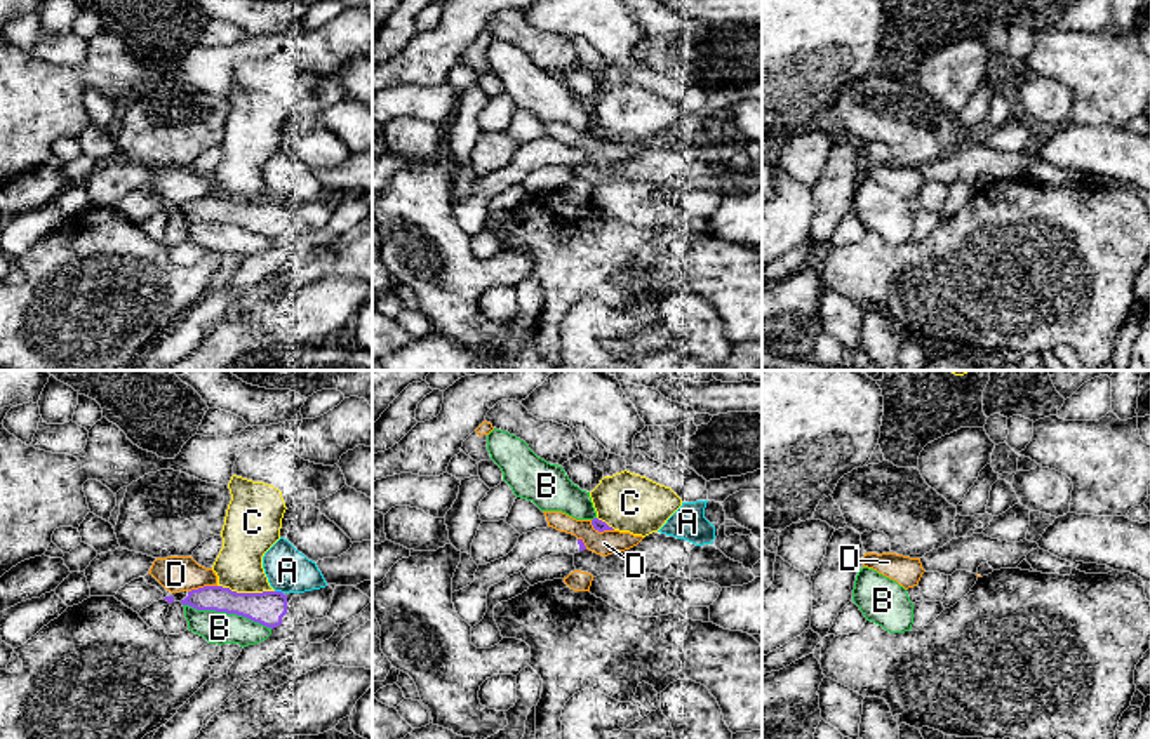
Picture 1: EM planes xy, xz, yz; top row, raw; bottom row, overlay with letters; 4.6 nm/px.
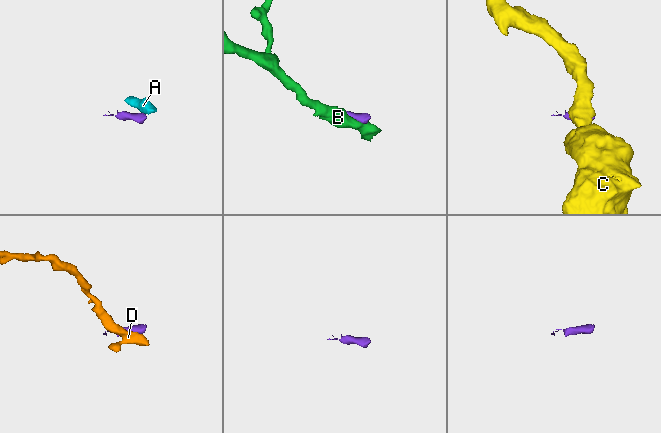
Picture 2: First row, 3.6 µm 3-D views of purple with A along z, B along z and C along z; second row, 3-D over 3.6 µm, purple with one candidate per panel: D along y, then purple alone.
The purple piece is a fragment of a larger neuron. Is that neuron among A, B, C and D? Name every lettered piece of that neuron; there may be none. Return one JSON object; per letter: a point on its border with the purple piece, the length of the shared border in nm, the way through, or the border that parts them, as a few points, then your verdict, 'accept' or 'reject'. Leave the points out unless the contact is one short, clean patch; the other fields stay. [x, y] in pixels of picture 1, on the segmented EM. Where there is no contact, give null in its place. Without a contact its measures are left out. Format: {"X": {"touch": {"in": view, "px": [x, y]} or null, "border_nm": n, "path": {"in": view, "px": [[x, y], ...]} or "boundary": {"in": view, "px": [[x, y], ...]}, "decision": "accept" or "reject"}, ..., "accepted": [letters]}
{"A": {"touch": {"in": "xy", "px": [279, 592]}, "border_nm": 40, "decision": "reject"}, "B": {"touch": {"in": "xy", "px": [228, 612]}, "border_nm": 440, "decision": "reject"}, "C": {"touch": {"in": "xy", "px": [246, 593]}, "border_nm": 260, "boundary": {"in": "xy", "px": [[218, 585], [237, 592], [274, 592]]}, "decision": "reject"}, "D": {"touch": {"in": "xy", "px": [202, 588]}, "border_nm": 140, "boundary": {"in": "xy", "px": [[216, 585], [188, 592]]}, "decision": "reject"}, "accepted": []}

